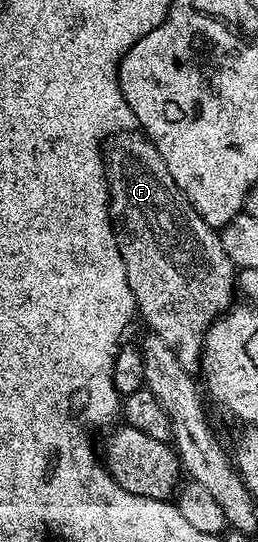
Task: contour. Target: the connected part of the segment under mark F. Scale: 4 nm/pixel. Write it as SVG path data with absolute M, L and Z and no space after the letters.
M122 130L120 134L111 135L105 143L103 162L107 165L107 184L111 187L111 227L115 233L117 248L121 252L121 260L125 260L125 276L129 276L129 288L133 288L138 317L140 319L143 317L147 321L146 329L150 333L161 336L161 340L165 340L165 344L169 344L169 348L173 348L173 356L177 356L177 360L181 360L185 369L194 371L200 365L203 356L203 341L207 330L220 316L228 313L236 301L237 268L229 260L229 256L225 256L225 248L221 244L216 227L205 224L205 220L201 220L201 216L197 216L193 204L189 204L189 200L181 192L181 188L177 188L177 184L173 184L173 176L169 176L169 168L165 168L165 160L161 160L161 152L157 152L157 148L142 133L135 130Z

